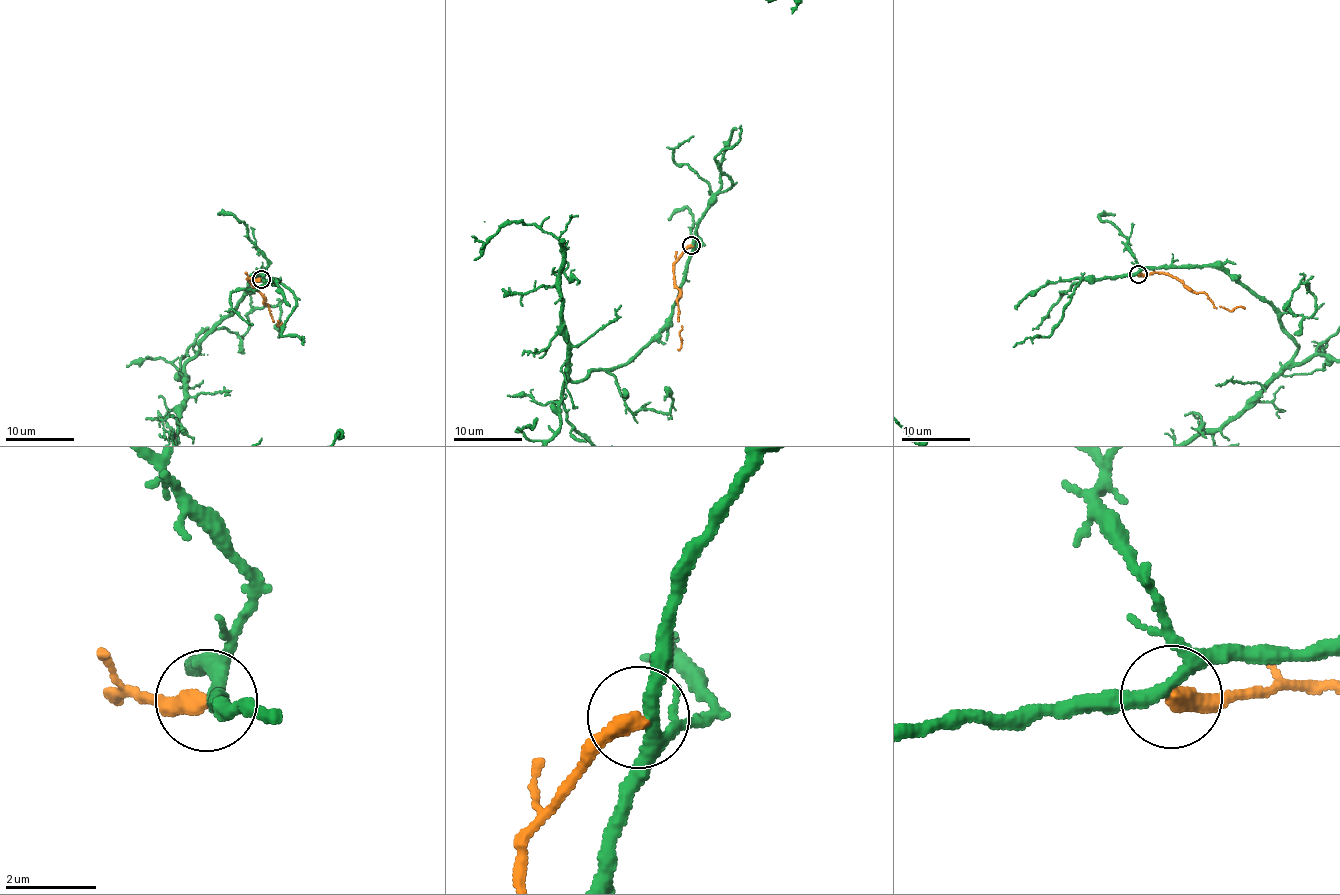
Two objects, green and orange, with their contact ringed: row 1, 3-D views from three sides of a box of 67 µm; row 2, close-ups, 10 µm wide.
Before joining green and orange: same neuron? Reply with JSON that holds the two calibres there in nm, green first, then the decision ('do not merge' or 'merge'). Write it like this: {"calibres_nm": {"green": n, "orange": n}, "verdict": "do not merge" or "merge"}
{"calibres_nm": {"green": 240, "orange": 400}, "verdict": "do not merge"}

